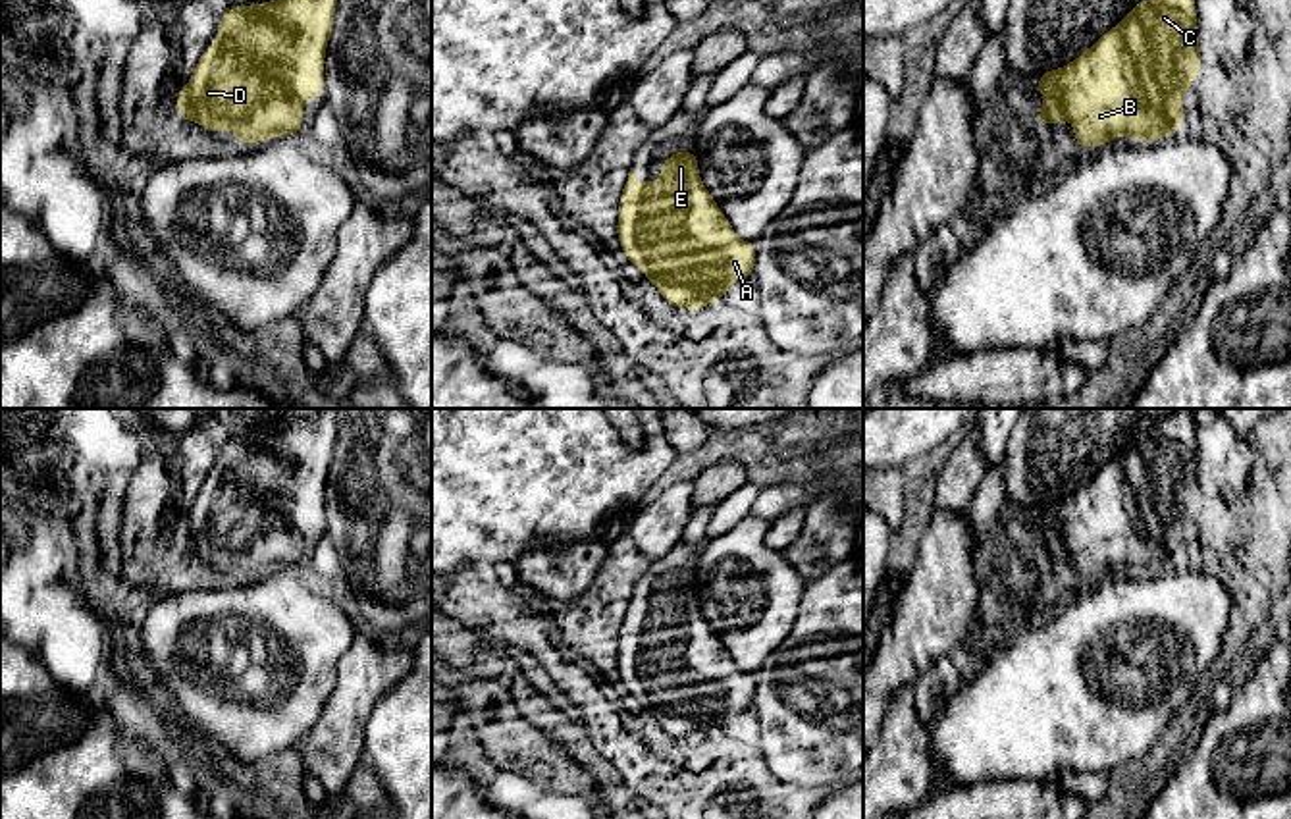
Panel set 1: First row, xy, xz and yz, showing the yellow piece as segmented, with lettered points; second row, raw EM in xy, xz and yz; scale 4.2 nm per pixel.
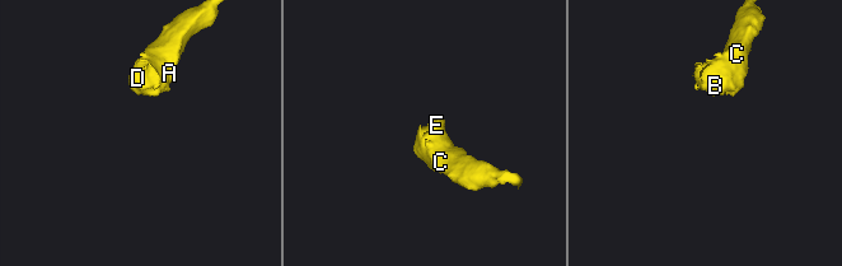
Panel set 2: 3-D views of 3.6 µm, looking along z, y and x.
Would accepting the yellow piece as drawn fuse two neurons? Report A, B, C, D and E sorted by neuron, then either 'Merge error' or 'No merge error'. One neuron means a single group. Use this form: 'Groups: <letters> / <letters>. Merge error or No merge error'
Groups: A B C D E. No merge error

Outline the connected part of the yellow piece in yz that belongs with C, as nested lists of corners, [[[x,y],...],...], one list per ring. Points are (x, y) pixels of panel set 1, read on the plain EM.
[[[1177,409],[1160,418],[1150,432],[1137,437],[1093,478],[1064,499],[1037,507],[1044,540],[1035,555],[1073,553],[1077,578],[1112,576],[1116,567],[1131,572],[1160,572],[1181,563],[1183,526],[1200,505],[1200,474],[1197,470],[1195,414]]]

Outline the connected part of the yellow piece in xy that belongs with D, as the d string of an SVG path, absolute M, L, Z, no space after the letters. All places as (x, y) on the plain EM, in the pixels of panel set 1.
M328 409L272 434L227 439L220 447L218 472L208 474L189 515L177 524L179 549L212 567L231 559L241 576L299 567L301 540L324 522L324 491L337 432L339 410Z

